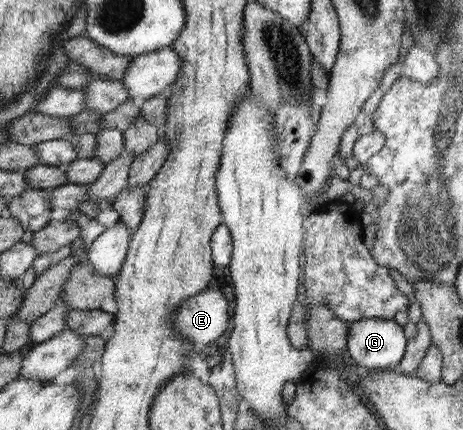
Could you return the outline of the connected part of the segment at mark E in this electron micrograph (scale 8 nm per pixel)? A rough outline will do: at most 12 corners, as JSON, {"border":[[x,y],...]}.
{"border":[[216,290],[180,306],[174,325],[194,345],[228,328],[228,300]]}

